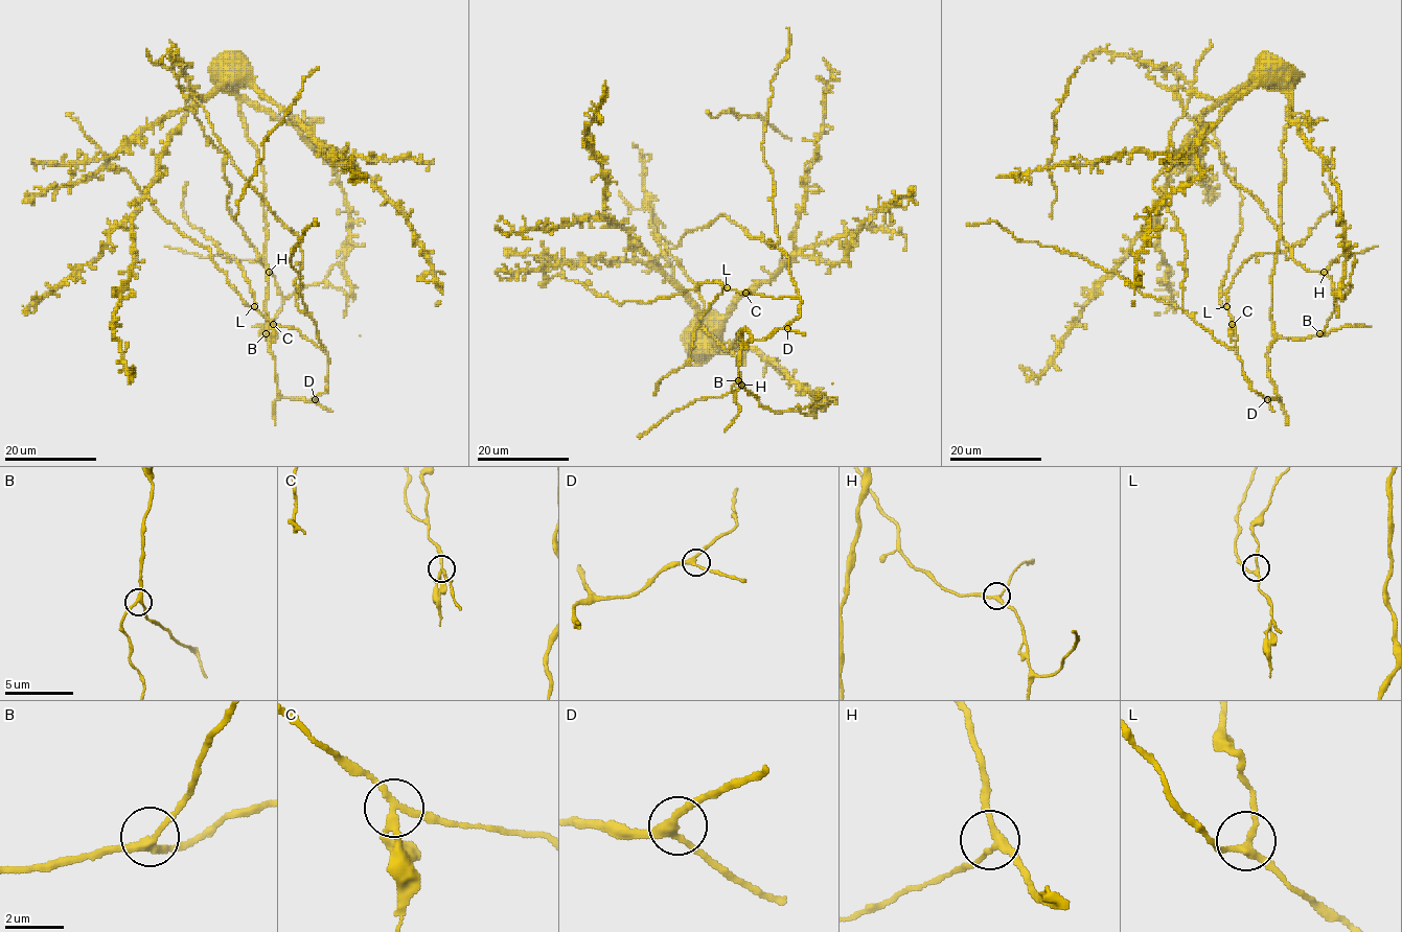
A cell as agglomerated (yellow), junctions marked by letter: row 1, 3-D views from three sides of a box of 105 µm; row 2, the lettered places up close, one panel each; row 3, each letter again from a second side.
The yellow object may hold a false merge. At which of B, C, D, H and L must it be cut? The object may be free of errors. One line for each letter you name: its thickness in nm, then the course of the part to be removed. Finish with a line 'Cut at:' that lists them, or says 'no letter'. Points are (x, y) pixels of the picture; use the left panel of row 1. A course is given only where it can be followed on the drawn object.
C: 200 nm | (273, 323), (273, 343)
Cut at: C

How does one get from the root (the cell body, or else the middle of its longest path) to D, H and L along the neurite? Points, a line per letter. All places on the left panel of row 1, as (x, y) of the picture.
D: (235, 64), (240, 119), (262, 171), (266, 319), (278, 392), (283, 398), (315, 399)
H: (235, 64), (240, 119), (262, 171), (266, 321), (270, 336), (267, 339), (282, 304), (275, 279), (269, 272)
L: (235, 64), (203, 98), (191, 93), (232, 164), (297, 236), (296, 305), (326, 348), (254, 306)

